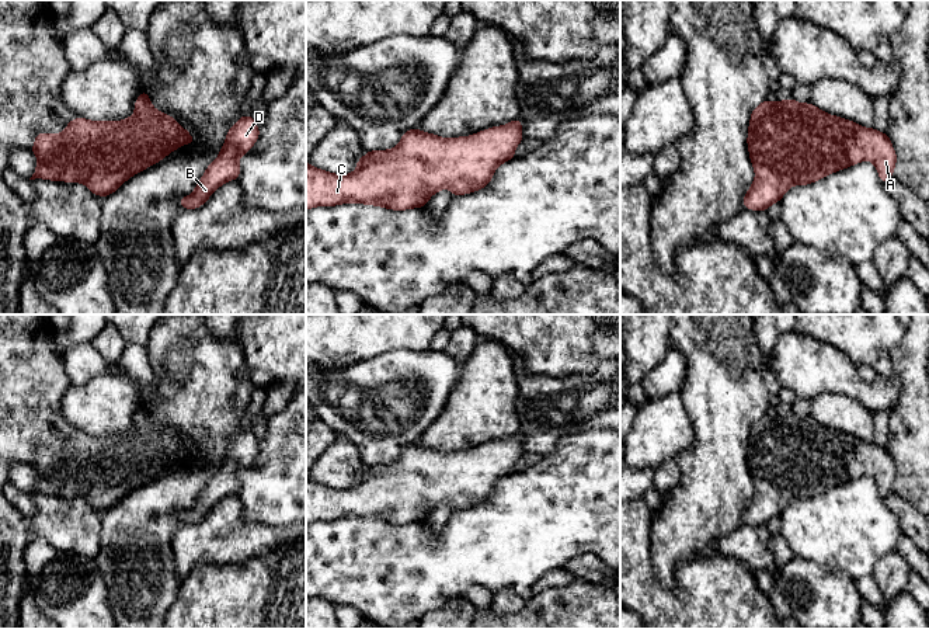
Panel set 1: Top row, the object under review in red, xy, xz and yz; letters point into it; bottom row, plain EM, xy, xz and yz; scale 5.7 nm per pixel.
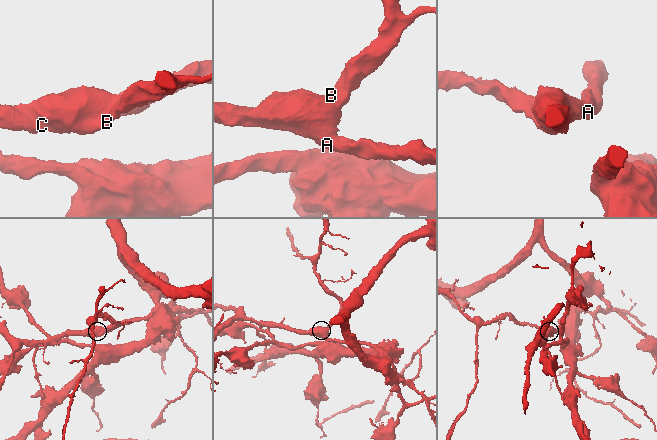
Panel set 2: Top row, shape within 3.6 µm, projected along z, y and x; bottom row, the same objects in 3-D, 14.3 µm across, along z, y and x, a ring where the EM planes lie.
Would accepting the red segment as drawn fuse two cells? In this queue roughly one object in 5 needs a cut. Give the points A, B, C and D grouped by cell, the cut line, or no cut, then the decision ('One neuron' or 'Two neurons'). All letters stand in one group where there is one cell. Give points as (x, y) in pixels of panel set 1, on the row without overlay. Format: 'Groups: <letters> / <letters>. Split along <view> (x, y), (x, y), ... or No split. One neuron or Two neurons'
Groups: A B C D. No split. One neuron

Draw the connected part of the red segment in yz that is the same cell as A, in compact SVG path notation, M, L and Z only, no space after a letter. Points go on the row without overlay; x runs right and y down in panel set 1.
M791 411L776 417L763 414L751 427L747 458L756 493L744 510L742 519L751 525L766 527L773 517L780 517L791 500L811 498L864 475L874 477L880 496L885 498L897 479L897 468L887 446L863 442Z

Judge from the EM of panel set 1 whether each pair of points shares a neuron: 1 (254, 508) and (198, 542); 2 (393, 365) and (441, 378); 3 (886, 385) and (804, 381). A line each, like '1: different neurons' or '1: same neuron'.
1: different neurons
2: same neuron
3: same neuron

